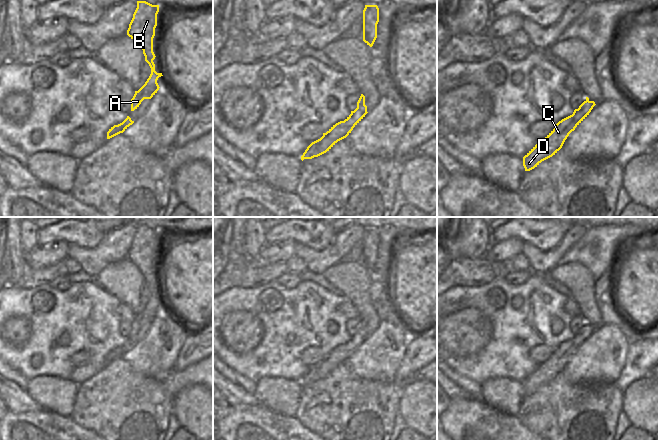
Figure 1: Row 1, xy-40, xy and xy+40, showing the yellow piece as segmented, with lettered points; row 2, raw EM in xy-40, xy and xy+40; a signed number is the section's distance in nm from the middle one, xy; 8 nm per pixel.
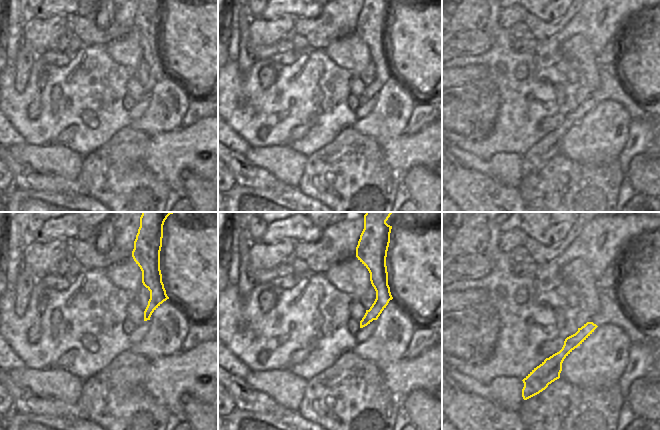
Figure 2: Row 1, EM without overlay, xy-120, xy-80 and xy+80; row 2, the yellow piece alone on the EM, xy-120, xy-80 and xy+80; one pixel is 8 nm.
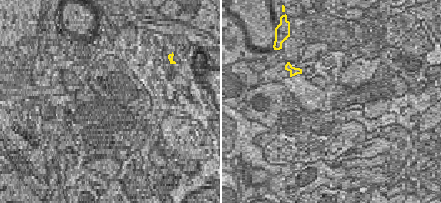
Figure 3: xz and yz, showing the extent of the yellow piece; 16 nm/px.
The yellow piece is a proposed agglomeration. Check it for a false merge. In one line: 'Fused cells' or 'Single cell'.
Single cell.

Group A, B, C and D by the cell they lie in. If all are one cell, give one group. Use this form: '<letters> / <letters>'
A B C D

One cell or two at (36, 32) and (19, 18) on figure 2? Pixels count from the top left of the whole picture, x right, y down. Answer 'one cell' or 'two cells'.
two cells

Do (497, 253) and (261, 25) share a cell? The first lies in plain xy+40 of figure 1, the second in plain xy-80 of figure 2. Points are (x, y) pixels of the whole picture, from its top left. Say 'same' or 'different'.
same

